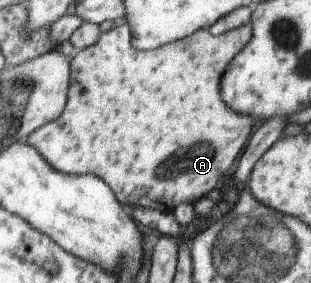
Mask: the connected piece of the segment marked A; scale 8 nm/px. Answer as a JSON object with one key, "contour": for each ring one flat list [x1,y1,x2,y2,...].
{"contour":[[125,21,114,25,110,31,100,35,95,45,87,47,82,51,75,52,71,56,70,61,70,79,68,85,68,93,66,96,66,105,59,120,50,124,43,125,37,129,31,136,28,136,25,143,29,143,31,147,35,147,42,155,43,159,61,173,81,176,85,174,93,174,105,181,111,187,111,190,118,197,118,201,126,205,139,206,147,209,155,209,164,213,173,214,179,205,192,203,201,200,207,193,219,187,224,178,228,177,233,170,235,159,241,155,249,134,253,131,255,121,249,115,241,115,235,113,233,109,229,109,223,99,221,99,220,81,225,69,229,63,235,58,235,55,247,45,252,37,251,23,241,25,239,29,233,29,219,36,213,36,209,29,204,28,195,31,191,36,167,43,166,45,157,47,153,50,138,50,133,44,133,30]]}

